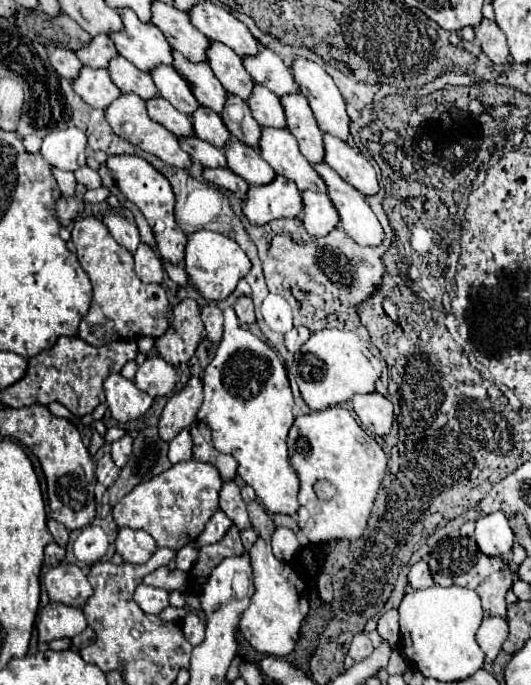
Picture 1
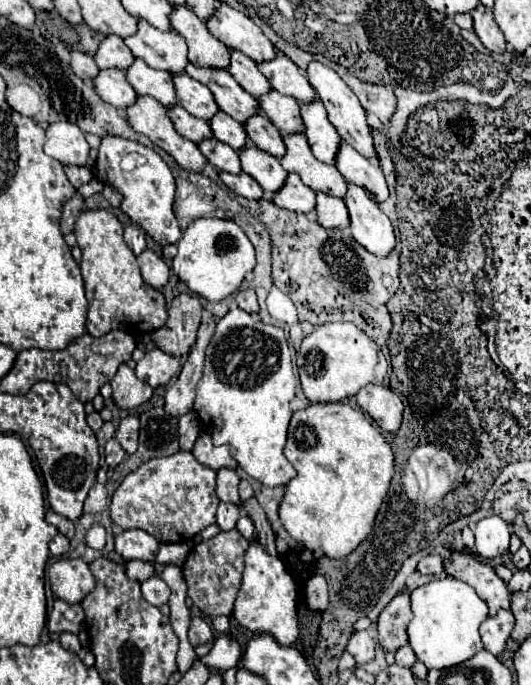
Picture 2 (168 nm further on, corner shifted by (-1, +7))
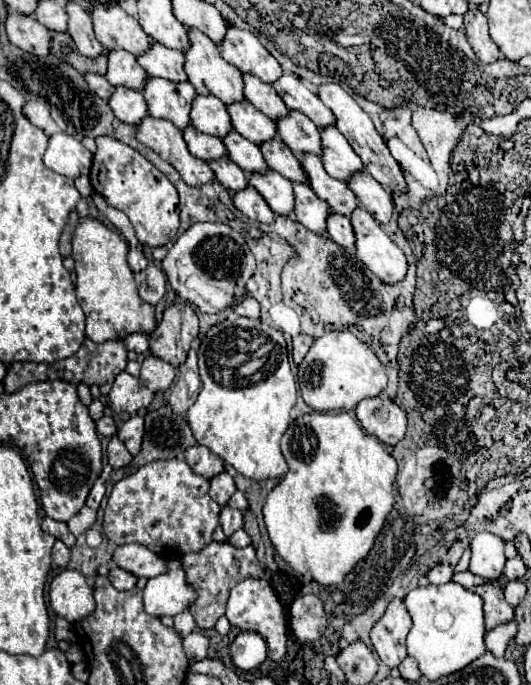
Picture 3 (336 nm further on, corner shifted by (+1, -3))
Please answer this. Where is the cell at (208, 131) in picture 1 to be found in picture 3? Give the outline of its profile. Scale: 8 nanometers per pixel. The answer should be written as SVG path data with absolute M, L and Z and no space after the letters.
M230 132L222 142L228 148L228 158L236 162L246 174L264 174L268 170L260 148L254 142L248 142L238 132Z

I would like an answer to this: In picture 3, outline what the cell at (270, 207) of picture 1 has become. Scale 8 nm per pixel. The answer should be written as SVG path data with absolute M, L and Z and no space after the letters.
M294 184L294 194L296 194L296 208L294 216L300 224L304 224L308 230L314 234L324 234L326 232L326 218L332 214L332 208L328 202L320 200L314 190L306 184Z

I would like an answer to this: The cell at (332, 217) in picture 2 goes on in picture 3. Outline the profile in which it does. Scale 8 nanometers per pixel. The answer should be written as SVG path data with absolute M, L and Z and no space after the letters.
M332 214L328 218L328 228L326 228L330 240L334 240L336 244L340 244L342 248L352 248L354 246L354 230L350 224L350 218L342 216L342 214Z

